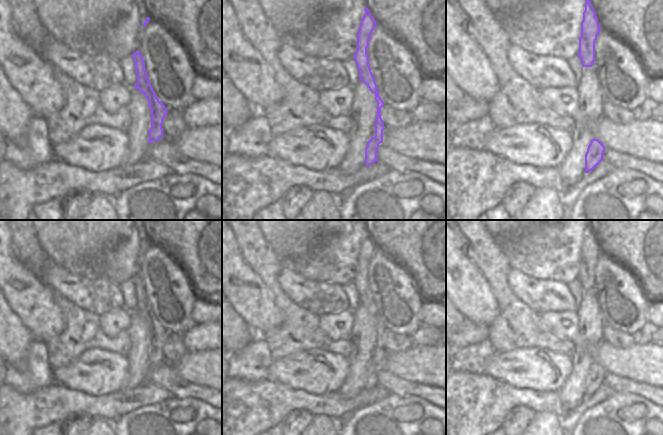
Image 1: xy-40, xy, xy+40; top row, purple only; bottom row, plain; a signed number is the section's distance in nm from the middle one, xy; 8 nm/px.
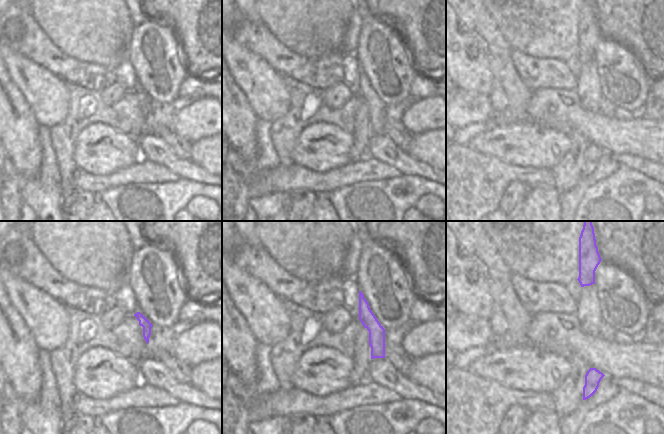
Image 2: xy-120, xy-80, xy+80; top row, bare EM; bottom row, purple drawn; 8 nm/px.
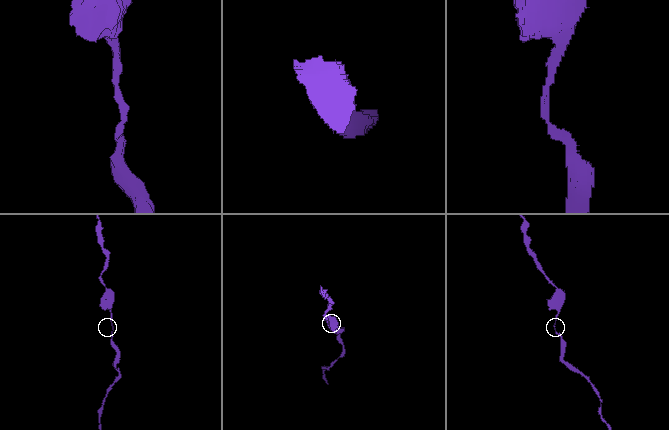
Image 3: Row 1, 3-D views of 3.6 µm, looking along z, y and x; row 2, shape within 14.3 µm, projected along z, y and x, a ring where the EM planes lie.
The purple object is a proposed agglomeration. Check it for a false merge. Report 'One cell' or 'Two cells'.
One cell.

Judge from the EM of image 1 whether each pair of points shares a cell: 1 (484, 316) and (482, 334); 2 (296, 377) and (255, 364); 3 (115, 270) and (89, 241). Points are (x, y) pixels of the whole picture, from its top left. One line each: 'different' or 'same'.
1: different
2: different
3: different

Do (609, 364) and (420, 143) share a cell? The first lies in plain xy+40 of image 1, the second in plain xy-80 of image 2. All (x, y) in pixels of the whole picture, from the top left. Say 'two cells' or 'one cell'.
one cell

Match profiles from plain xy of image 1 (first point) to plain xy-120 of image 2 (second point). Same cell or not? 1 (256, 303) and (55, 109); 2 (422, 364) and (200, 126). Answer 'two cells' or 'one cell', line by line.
1: one cell
2: two cells

